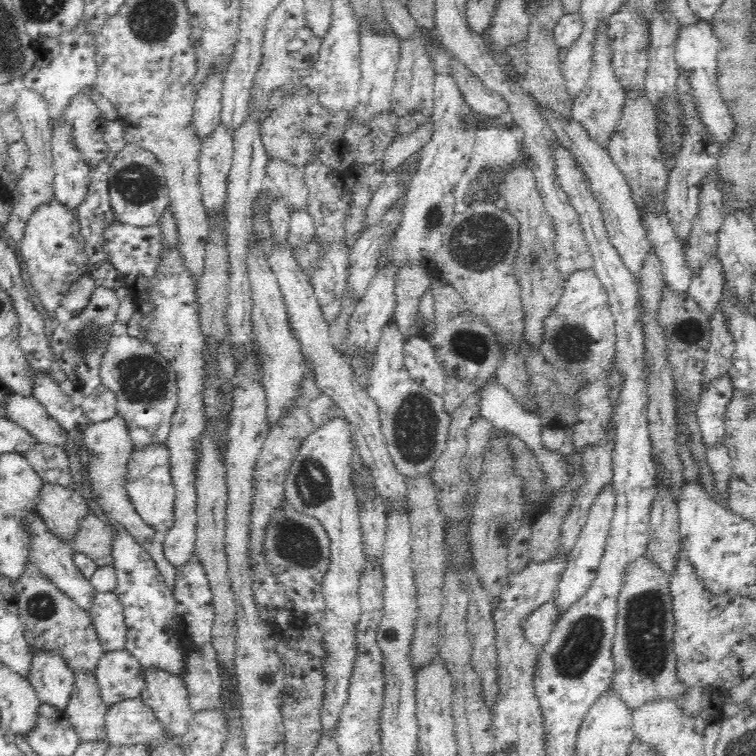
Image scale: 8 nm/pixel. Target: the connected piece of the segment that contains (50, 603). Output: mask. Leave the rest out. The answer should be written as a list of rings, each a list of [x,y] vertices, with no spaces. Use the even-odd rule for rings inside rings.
[[[32,564],[27,566],[26,572],[18,578],[14,586],[20,620],[26,628],[24,637],[34,652],[39,650],[59,654],[75,674],[95,672],[101,656],[106,651],[98,641],[96,629],[85,610],[50,583],[50,580],[42,575],[42,571],[38,571]]]

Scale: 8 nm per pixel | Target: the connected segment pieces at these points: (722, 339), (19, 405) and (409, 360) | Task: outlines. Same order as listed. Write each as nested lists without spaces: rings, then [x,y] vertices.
[[[716,308],[716,312],[710,317],[711,335],[709,348],[706,350],[706,362],[703,370],[703,388],[708,388],[710,382],[727,374],[732,367],[732,358],[736,352],[733,334],[728,330],[727,316]]]
[[[10,391],[5,398],[5,411],[8,419],[17,422],[22,428],[25,428],[32,436],[37,438],[37,442],[63,448],[68,437],[70,437],[68,431],[64,431],[60,423],[47,413],[45,406],[42,406],[42,403],[32,395],[24,396]]]
[[[414,336],[404,345],[405,367],[417,383],[424,389],[444,395],[446,375],[436,357],[434,348],[425,336]]]

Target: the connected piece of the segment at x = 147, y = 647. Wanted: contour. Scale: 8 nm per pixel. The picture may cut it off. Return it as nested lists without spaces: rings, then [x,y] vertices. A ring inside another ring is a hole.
[[[117,529],[113,542],[112,557],[116,570],[116,588],[114,593],[123,605],[126,620],[125,649],[139,660],[146,670],[167,670],[180,677],[186,669],[184,656],[189,653],[187,639],[176,625],[176,600],[168,589],[164,576],[156,562],[142,545],[125,530]]]

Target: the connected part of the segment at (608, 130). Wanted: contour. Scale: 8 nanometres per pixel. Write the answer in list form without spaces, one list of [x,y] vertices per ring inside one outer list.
[[[602,22],[596,34],[596,42],[594,42],[594,56],[592,62],[595,68],[592,70],[590,79],[587,81],[583,92],[574,99],[571,118],[580,122],[588,133],[588,137],[594,142],[600,144],[600,147],[607,149],[612,136],[615,134],[616,127],[620,123],[623,116],[625,101],[627,100],[627,92],[622,89],[622,85],[618,83],[618,77],[612,69],[612,55],[609,45],[609,38],[606,31],[607,23]]]

